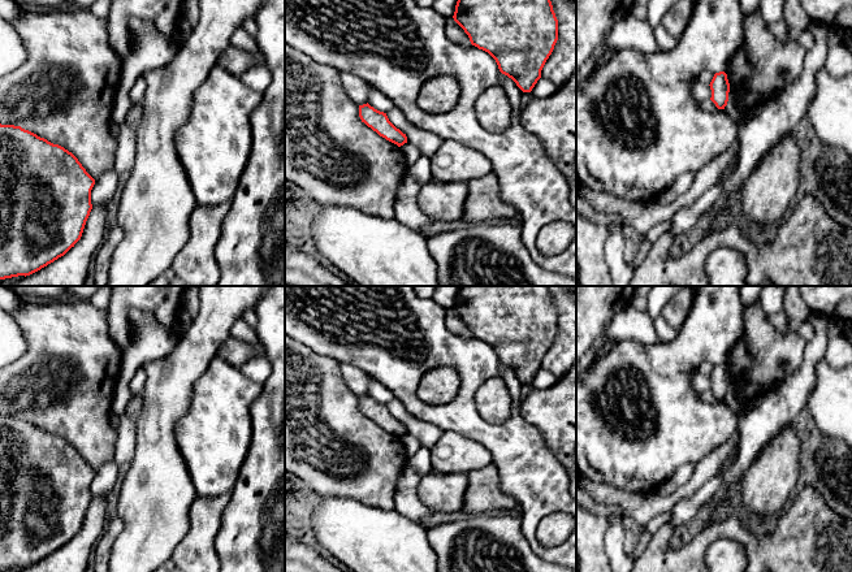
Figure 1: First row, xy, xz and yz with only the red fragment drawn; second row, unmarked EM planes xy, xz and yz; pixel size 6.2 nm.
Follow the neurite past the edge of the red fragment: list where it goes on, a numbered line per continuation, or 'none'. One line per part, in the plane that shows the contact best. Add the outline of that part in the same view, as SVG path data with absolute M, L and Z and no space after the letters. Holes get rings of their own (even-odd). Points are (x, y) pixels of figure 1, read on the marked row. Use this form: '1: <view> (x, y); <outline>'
none

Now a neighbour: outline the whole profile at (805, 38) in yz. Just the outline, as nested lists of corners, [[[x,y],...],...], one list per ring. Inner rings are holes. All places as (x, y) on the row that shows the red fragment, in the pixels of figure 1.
[[[809,29],[801,31],[796,36],[793,36],[806,51],[813,48],[814,46],[814,36]]]

